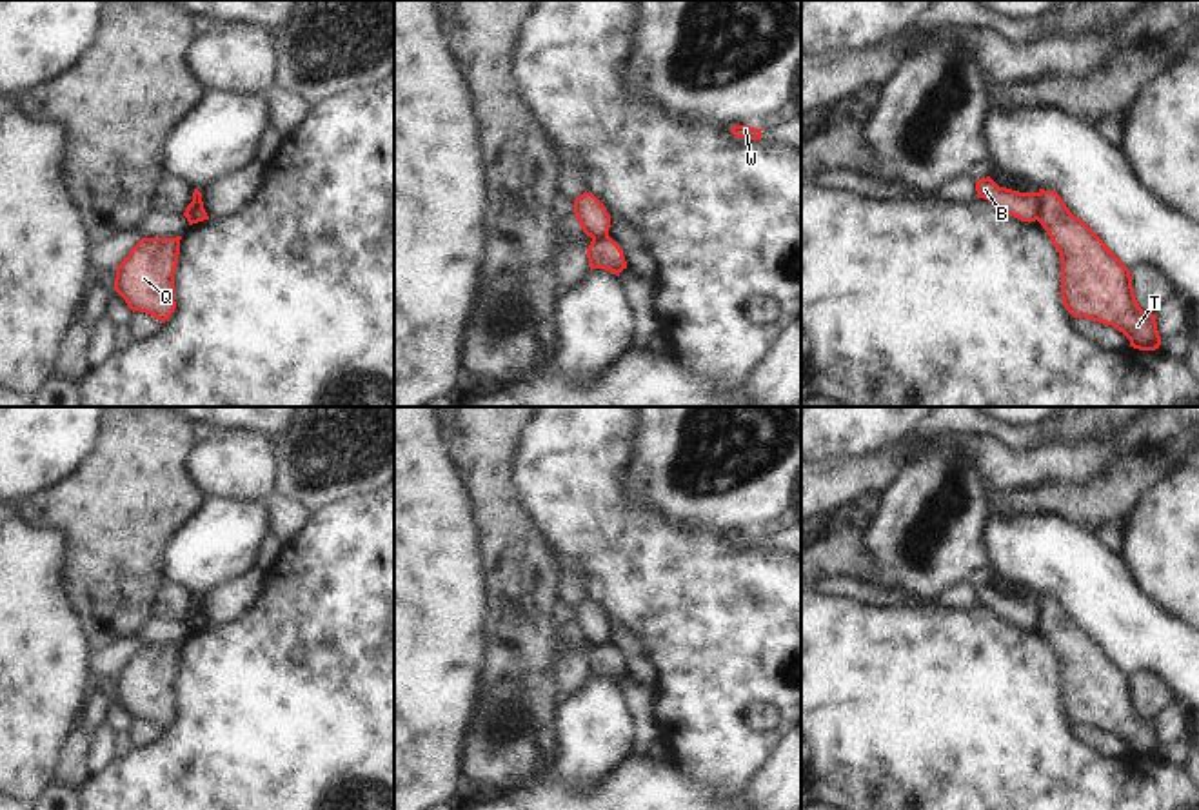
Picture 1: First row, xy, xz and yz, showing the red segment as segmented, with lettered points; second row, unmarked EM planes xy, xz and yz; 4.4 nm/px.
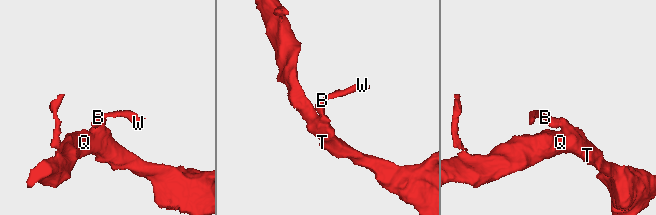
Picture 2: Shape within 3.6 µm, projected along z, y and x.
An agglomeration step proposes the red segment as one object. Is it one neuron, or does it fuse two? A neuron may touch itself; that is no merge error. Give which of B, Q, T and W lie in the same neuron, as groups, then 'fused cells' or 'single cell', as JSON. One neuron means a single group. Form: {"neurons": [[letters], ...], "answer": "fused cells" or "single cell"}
{"neurons": [["B", "W"], ["Q", "T"]], "answer": "fused cells"}

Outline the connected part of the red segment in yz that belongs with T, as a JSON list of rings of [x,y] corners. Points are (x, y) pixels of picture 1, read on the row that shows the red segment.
[[[1039,189],[1039,218],[1061,258],[1061,298],[1074,318],[1112,325],[1130,340],[1130,347],[1155,351],[1161,345],[1155,314],[1144,312],[1134,294],[1130,269],[1077,216],[1055,191]]]

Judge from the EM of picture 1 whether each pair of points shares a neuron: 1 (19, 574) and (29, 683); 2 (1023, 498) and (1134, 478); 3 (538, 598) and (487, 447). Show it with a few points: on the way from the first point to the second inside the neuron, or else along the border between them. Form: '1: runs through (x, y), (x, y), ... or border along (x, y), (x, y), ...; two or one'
1: runs through (19, 602), (19, 656); one
2: runs through (1050, 498), (1107, 498); one
3: runs through (520, 560), (498, 514), (489, 485); one

